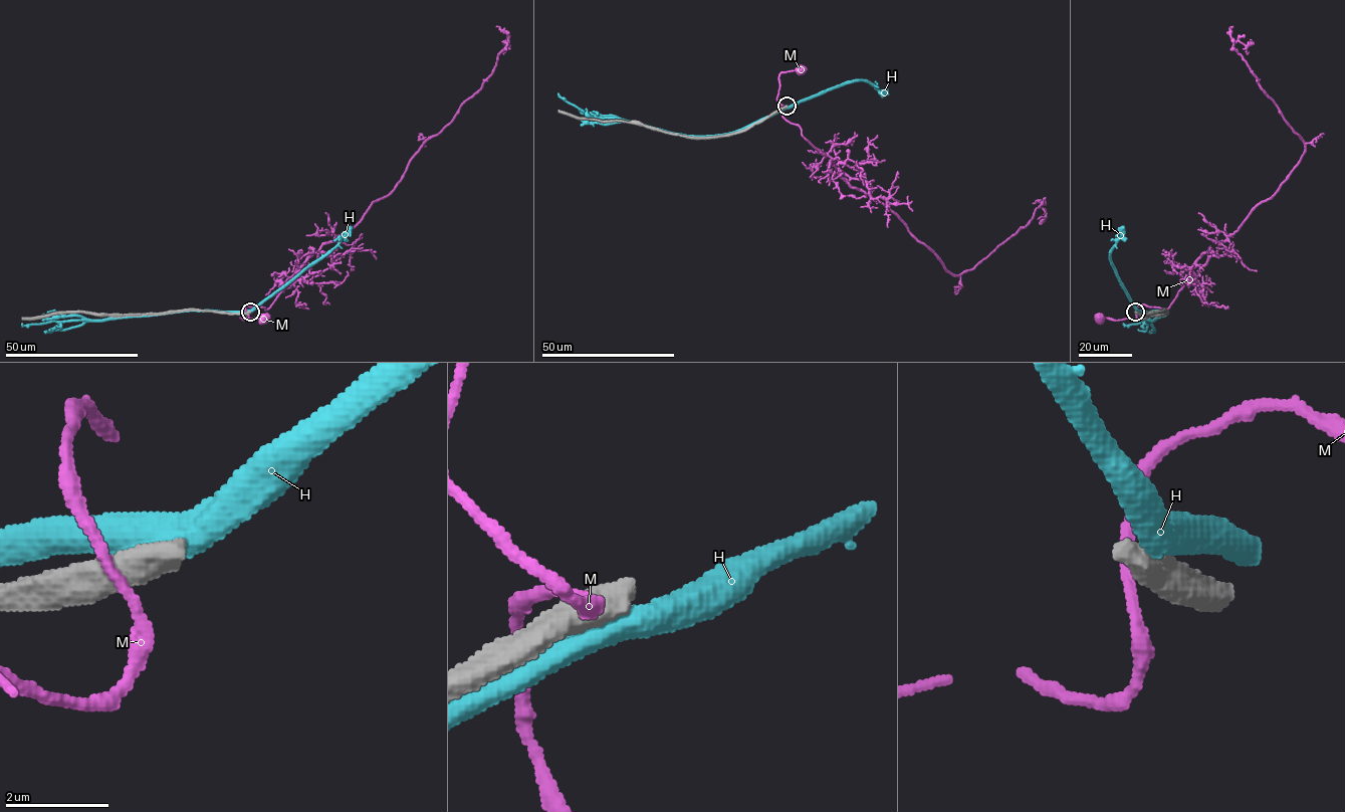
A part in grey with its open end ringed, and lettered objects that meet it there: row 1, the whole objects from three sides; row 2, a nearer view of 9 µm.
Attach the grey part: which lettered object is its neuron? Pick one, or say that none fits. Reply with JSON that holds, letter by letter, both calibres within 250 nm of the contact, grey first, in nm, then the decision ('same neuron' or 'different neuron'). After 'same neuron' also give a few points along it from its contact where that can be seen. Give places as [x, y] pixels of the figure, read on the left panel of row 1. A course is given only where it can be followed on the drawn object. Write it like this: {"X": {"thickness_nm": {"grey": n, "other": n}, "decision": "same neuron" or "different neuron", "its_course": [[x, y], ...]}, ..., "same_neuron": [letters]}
{"H": {"thickness_nm": {"grey": 700, "other": 550}, "decision": "different neuron"}, "M": {"thickness_nm": {"grey": 550, "other": 190}, "decision": "different neuron"}, "same_neuron": []}

